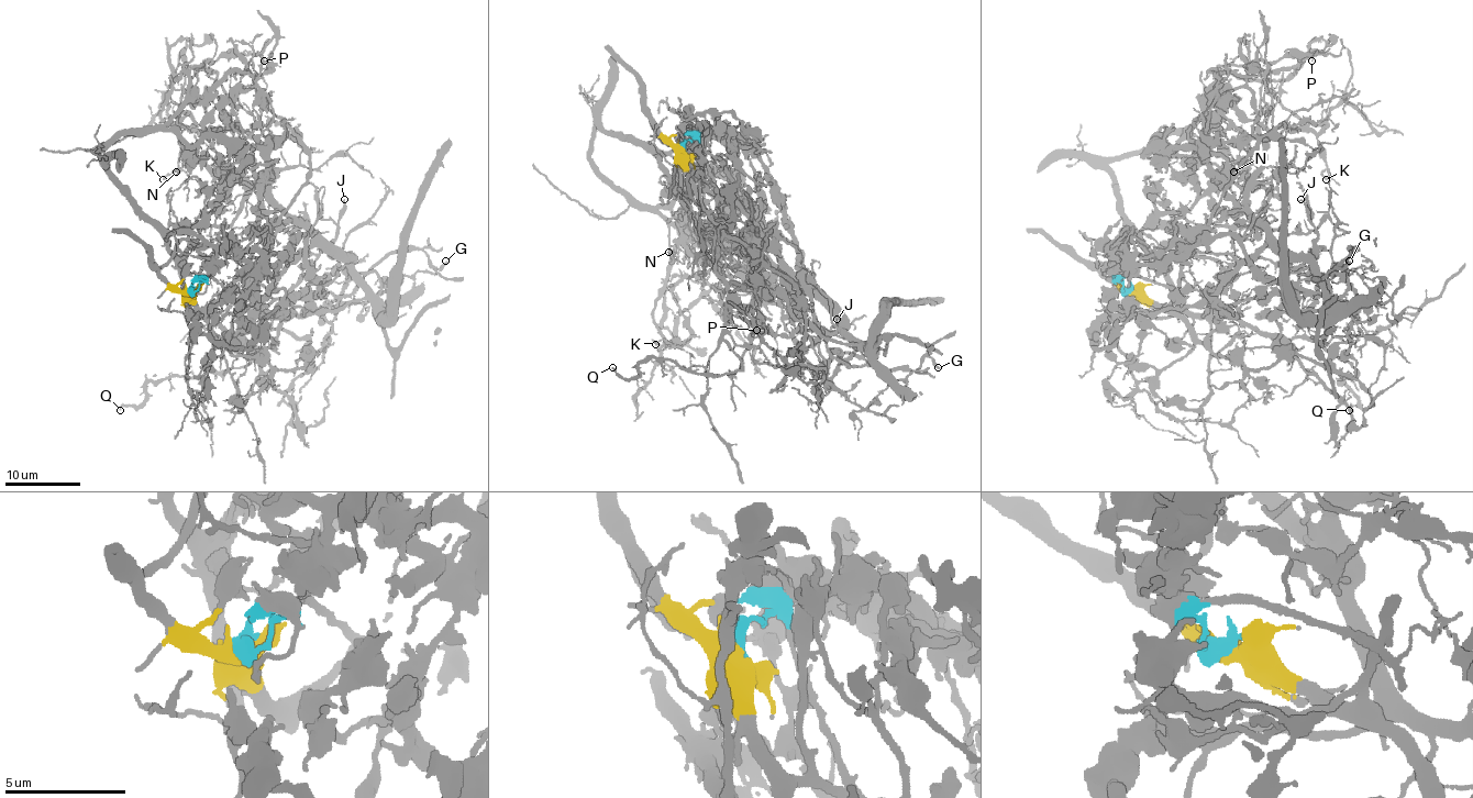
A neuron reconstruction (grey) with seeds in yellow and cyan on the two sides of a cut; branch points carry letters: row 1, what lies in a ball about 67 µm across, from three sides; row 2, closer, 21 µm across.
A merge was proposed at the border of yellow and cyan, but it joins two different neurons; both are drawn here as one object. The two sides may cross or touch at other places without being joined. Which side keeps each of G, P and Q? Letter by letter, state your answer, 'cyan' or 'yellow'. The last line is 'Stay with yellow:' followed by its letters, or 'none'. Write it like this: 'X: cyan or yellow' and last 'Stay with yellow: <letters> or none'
G: yellow
P: yellow
Q: yellow
Stay with yellow: G, P, Q

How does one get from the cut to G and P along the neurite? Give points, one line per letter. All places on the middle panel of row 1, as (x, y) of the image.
G: (682, 147), (682, 167), (696, 200), (805, 292), (815, 329), (846, 366), (915, 369), (928, 356), (939, 367)
P: (682, 147), (649, 121), (675, 152), (598, 128), (590, 163), (687, 236), (711, 303), (746, 342), (756, 330)

